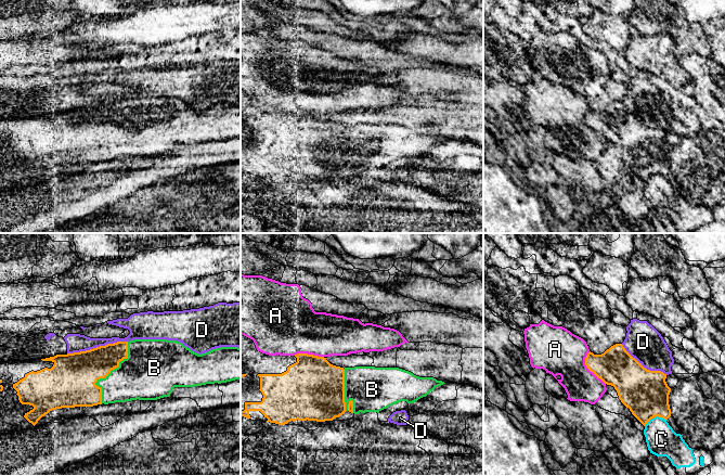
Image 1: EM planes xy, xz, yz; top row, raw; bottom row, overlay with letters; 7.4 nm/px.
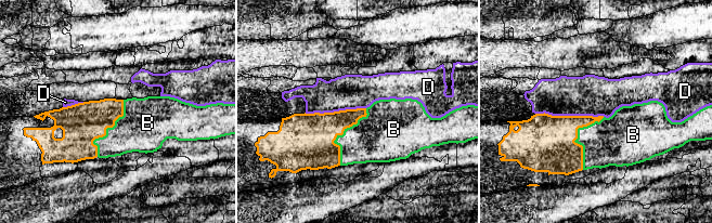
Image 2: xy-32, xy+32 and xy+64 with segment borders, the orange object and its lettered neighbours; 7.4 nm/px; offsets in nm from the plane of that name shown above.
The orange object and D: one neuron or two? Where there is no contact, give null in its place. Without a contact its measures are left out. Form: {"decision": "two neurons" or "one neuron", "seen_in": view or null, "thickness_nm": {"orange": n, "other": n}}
{"decision": "two neurons", "seen_in": "xy", "thickness_nm": {"orange": 300, "other": 140}}

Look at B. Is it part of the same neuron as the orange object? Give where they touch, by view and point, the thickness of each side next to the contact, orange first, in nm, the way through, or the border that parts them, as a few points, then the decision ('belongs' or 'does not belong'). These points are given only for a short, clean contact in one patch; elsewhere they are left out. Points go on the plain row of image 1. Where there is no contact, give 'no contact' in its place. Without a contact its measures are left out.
contact xy (109, 129); calibres 320 and 360 nm; belongs

